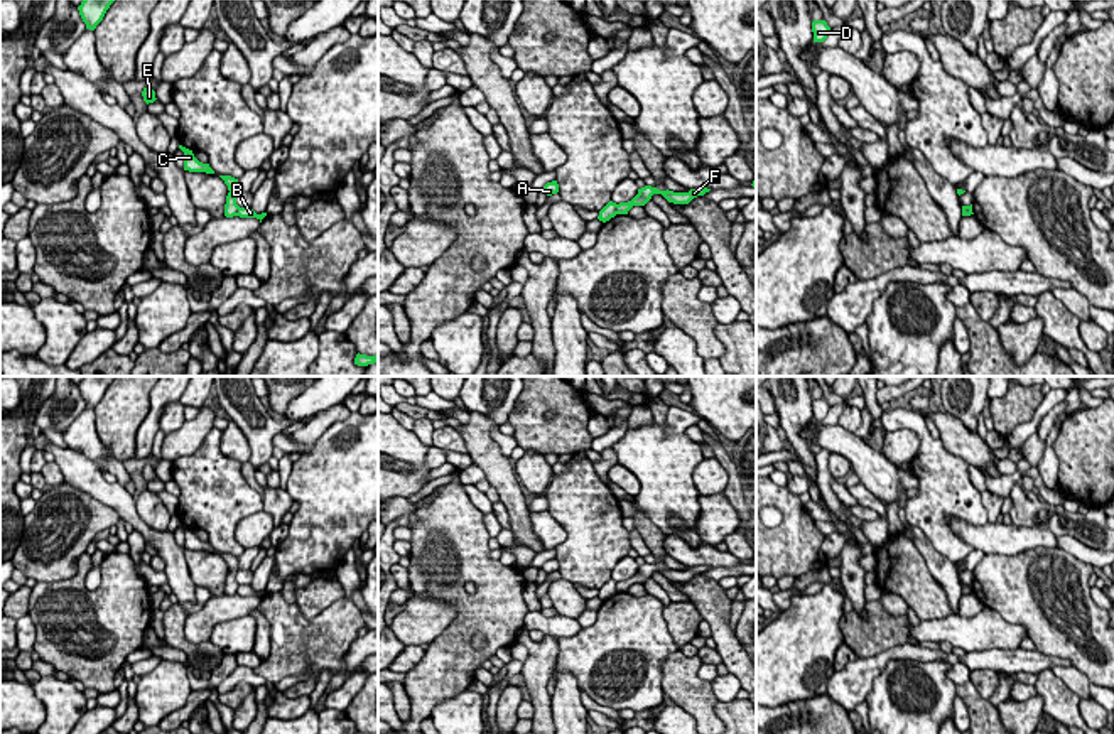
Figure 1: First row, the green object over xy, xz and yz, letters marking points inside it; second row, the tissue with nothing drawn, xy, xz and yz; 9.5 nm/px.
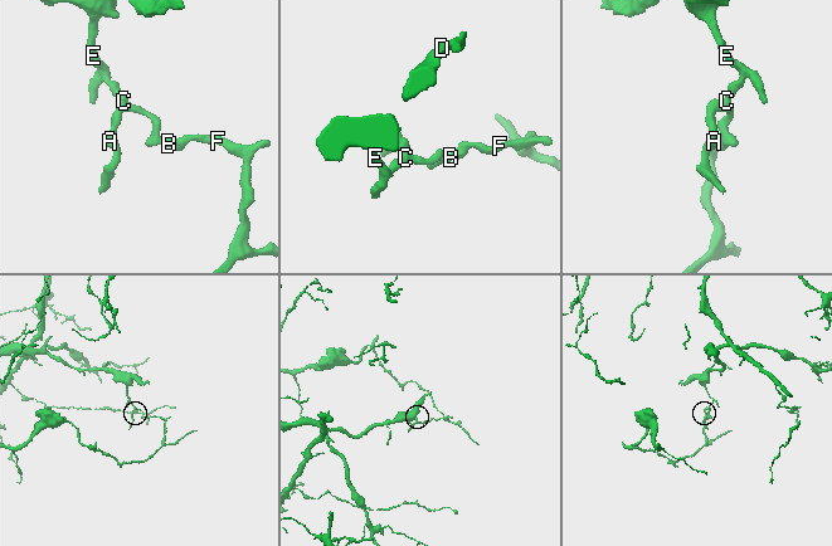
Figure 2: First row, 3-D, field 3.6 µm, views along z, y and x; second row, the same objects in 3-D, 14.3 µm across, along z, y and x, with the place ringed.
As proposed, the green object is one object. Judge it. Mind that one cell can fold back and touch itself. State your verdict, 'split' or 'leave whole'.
split

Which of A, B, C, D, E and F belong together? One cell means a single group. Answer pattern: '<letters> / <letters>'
A C D E / B F

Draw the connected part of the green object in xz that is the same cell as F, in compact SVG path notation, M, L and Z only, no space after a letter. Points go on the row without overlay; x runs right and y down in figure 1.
M645 564L638 567L638 572L631 579L616 582L616 591L628 592L628 589L633 584L645 584L652 577L653 572L662 572L668 580L673 580L673 582L689 582L694 575L704 574L709 569L711 567L707 565L697 565L697 567L690 567L689 570L673 570L668 567L660 569L657 565Z

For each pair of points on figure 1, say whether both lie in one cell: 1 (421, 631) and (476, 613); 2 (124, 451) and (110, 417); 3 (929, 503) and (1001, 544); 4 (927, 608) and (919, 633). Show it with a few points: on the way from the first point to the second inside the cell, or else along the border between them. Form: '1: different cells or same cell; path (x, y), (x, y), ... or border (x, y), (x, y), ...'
1: different cells; border (422, 594), (456, 608), (456, 616), (426, 647)
2: same cell; path (120, 442), (117, 426)
3: different cells; border (988, 520), (969, 525), (949, 518), (946, 523)
4: different cells; border (952, 613), (920, 621)

